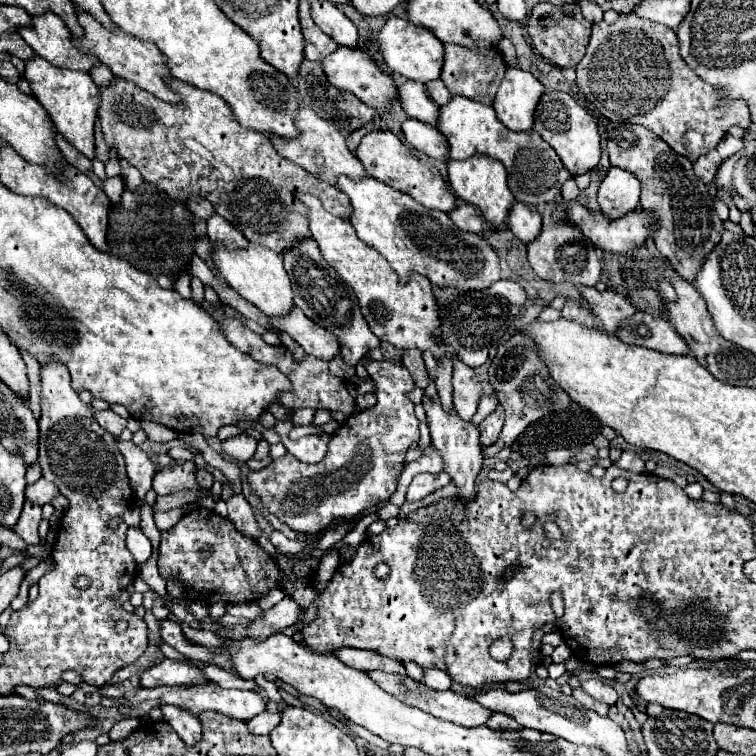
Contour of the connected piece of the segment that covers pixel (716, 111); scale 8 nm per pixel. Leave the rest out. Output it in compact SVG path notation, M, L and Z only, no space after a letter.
M622 14L614 24L606 24L604 20L592 26L592 38L586 48L584 58L576 66L576 84L584 92L584 96L598 108L602 116L610 122L628 122L640 124L652 130L658 138L662 138L672 150L686 156L688 160L696 160L704 152L716 148L716 144L728 134L730 126L738 124L742 128L750 128L750 112L748 106L738 100L728 104L720 98L716 88L710 88L704 80L700 80L680 58L676 32L668 26L660 26L656 22L638 18L636 14Z

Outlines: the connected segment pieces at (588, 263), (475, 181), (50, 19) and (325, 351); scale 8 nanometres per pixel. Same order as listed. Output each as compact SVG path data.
M548 204L544 214L542 214L542 232L540 232L540 236L534 242L528 244L528 262L530 262L532 270L542 280L548 280L548 282L554 282L554 284L570 282L570 284L576 284L576 286L594 286L600 280L600 258L596 254L596 248L584 238L584 234L578 228L574 228L570 224L564 224L564 222L554 222L552 206L556 206L556 204Z
M472 156L466 160L448 160L448 178L452 190L466 202L472 202L480 208L484 214L484 220L490 224L490 228L500 230L506 226L508 212L514 204L514 196L510 188L506 186L506 170L504 164L498 164L496 160L488 156Z
M52 12L32 18L32 28L20 28L18 34L32 46L32 50L48 60L52 66L90 72L100 60L92 54L78 52L72 34L64 20Z
M294 308L288 316L272 318L274 326L286 334L290 334L310 356L316 356L320 360L330 362L340 354L340 344L332 332L326 328L320 328L310 318L300 312L300 308Z

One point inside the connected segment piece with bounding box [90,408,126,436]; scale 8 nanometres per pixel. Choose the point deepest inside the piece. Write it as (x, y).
(108, 420)

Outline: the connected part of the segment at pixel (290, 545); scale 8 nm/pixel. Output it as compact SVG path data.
M279 531L272 532L270 536L270 541L278 551L284 554L300 553L303 549L305 549L309 545L308 542L306 541L290 540Z

